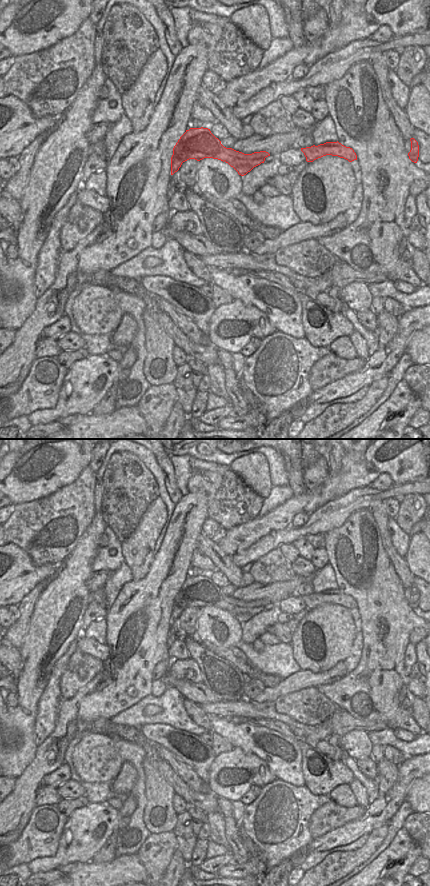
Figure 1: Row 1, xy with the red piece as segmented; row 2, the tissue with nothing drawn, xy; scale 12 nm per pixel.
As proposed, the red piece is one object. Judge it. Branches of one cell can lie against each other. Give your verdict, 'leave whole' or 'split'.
split

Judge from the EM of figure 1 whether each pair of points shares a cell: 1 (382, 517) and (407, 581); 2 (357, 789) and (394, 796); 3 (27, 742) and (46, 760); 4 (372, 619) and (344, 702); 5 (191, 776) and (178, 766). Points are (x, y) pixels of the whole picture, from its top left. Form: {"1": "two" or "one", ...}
{"1": "one", "2": "two", "3": "two", "4": "one", "5": "one"}

